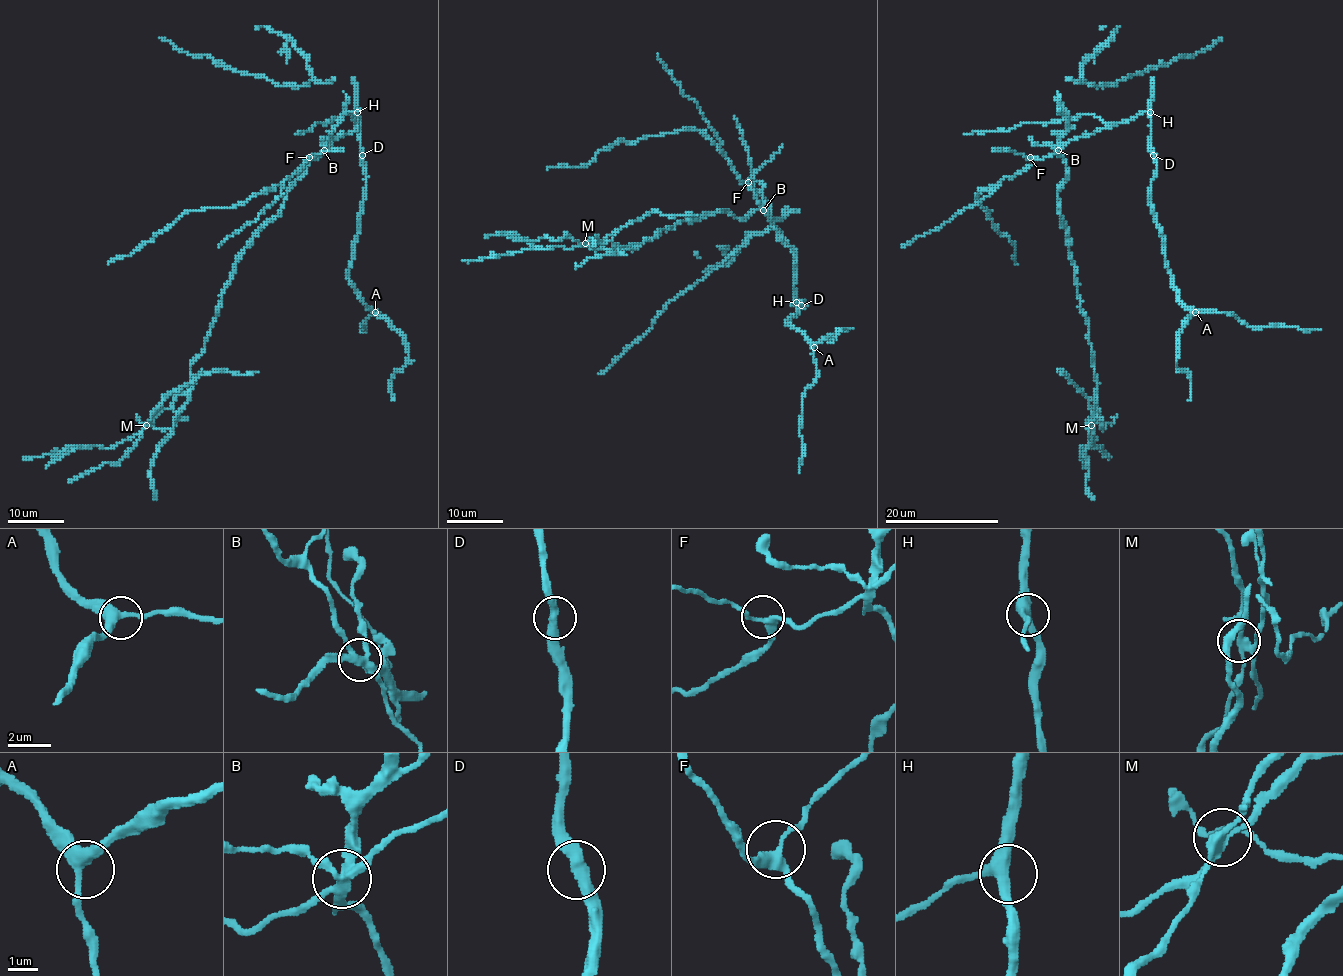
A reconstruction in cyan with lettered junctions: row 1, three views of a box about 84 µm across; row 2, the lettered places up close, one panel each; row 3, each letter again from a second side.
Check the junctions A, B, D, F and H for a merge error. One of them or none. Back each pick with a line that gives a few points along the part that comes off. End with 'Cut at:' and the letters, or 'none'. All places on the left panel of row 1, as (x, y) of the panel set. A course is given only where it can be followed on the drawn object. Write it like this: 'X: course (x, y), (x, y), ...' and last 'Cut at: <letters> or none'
B: course (324, 150), (241, 255), (191, 364), (192, 385), (146, 424), (174, 391), (212, 371), (258, 371)
Cut at: B

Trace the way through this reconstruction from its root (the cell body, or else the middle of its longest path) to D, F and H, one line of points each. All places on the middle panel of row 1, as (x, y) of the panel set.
D: (755, 210), (762, 210), (769, 217), (779, 237), (796, 253), (794, 299), (801, 305)
F: (755, 210), (759, 204), (748, 182)
H: (755, 210), (762, 210), (769, 217), (779, 237), (796, 253), (796, 302)

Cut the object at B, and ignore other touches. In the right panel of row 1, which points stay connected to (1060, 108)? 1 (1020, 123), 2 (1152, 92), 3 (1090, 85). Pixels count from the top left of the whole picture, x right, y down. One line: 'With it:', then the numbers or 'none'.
With it: 3

